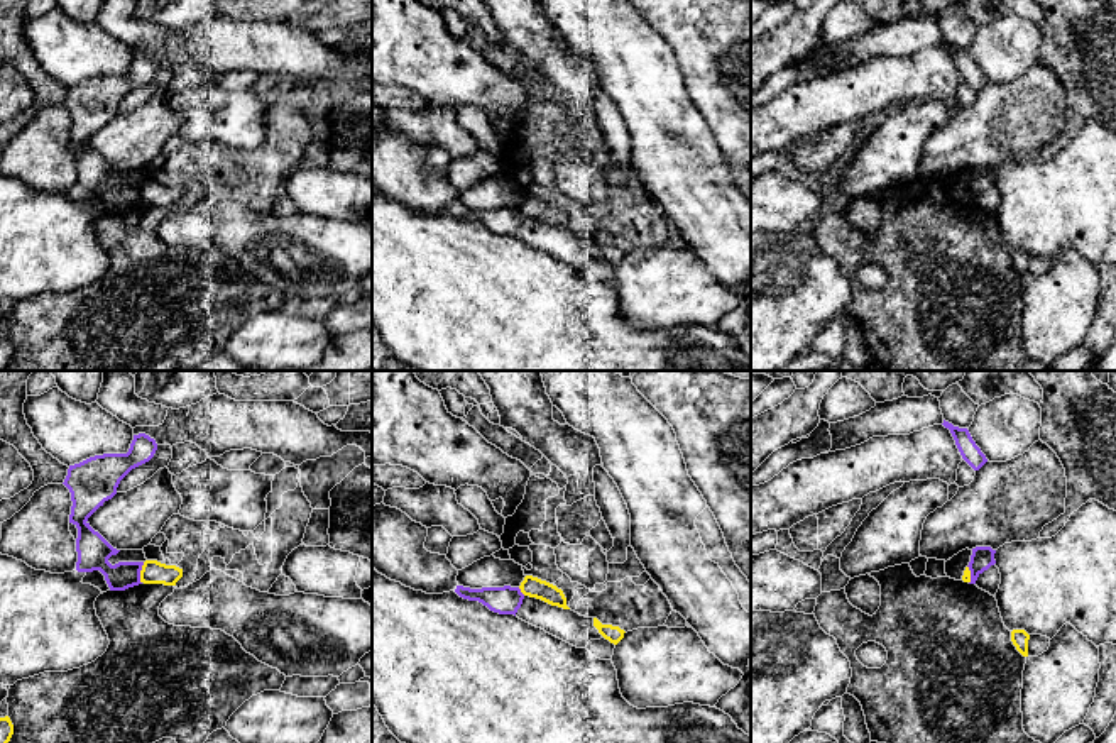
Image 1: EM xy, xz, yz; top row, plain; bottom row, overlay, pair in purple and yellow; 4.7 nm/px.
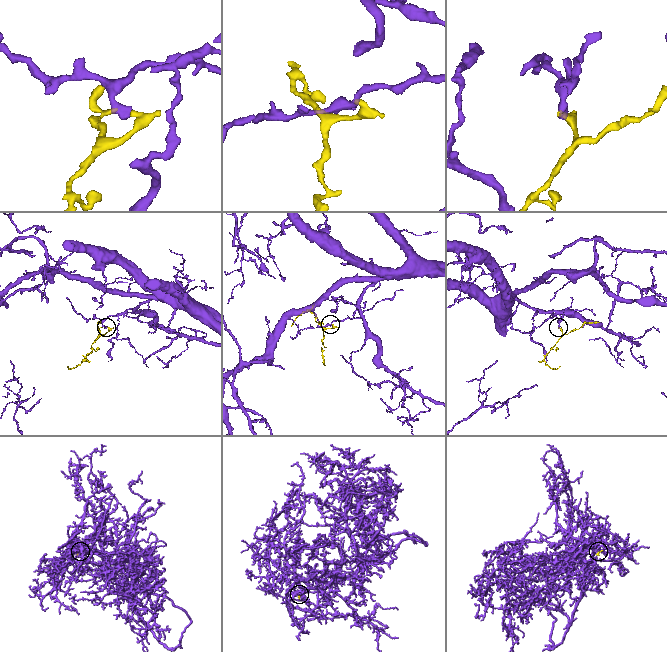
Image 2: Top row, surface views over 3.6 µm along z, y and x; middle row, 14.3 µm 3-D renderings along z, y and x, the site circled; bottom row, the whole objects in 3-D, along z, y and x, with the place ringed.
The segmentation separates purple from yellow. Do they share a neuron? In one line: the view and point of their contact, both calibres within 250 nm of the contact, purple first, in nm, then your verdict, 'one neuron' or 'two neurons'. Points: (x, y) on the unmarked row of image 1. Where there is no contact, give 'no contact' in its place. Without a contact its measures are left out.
xy (139, 193) | 160/110 nm | two neurons

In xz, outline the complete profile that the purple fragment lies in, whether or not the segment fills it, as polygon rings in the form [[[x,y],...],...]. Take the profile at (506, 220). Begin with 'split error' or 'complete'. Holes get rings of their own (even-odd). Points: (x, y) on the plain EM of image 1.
complete; [[[457,206],[455,213],[468,222],[479,222],[487,227],[490,232],[499,235],[514,235],[522,225],[524,215],[519,208],[482,208],[470,210],[463,206]]]

